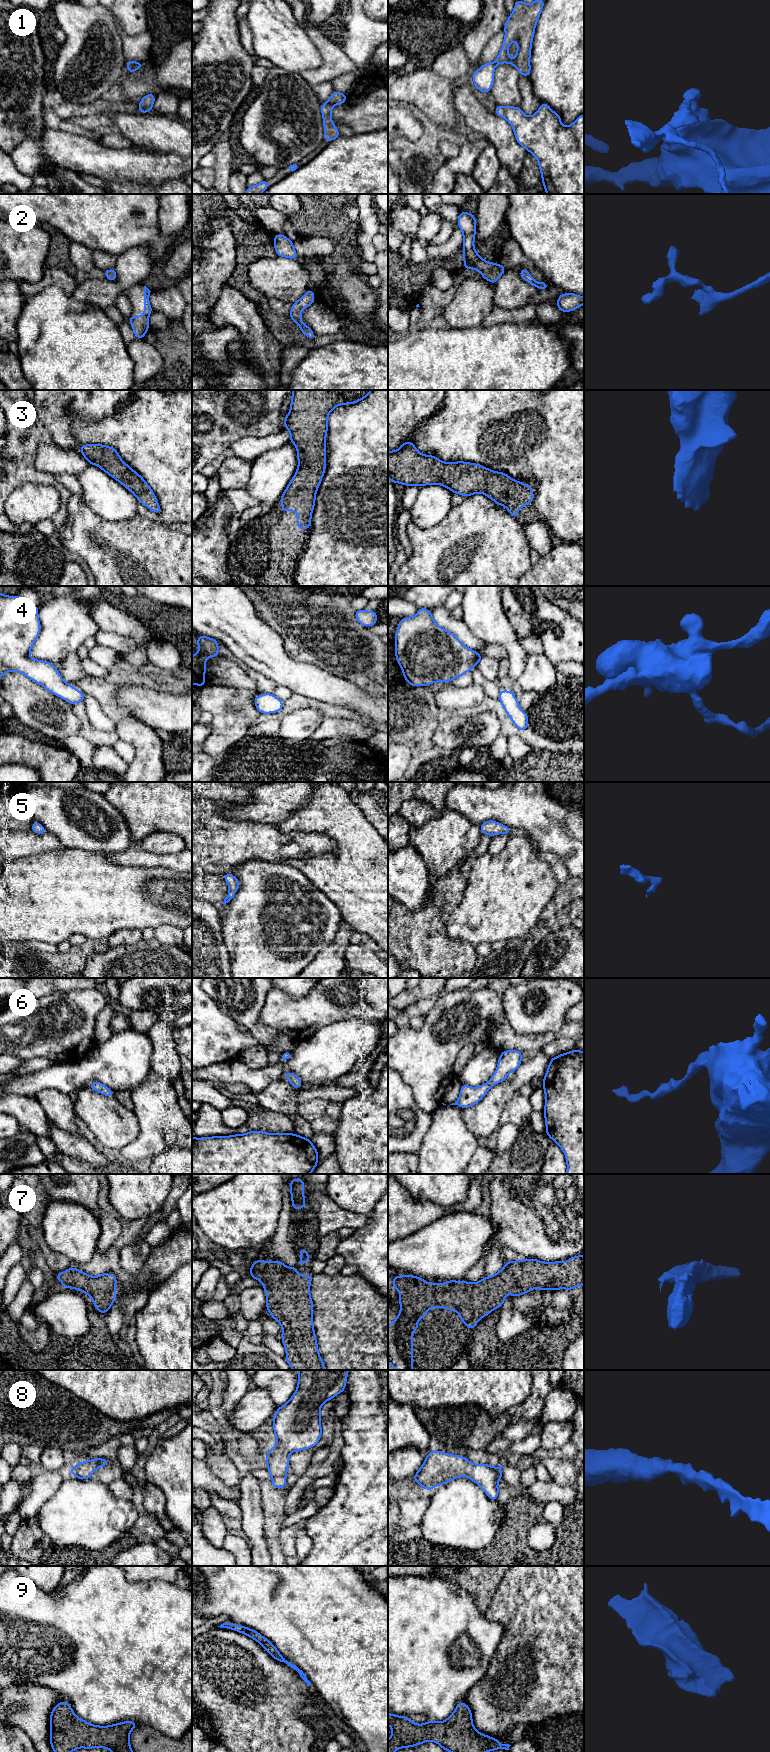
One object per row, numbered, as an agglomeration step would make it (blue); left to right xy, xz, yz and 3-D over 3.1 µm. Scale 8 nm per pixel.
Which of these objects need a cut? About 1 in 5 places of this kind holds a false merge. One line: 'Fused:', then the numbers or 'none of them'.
Fused: 1

